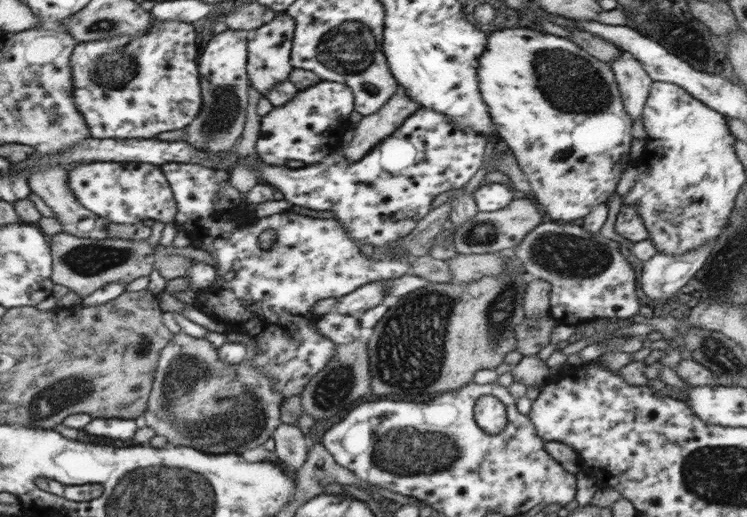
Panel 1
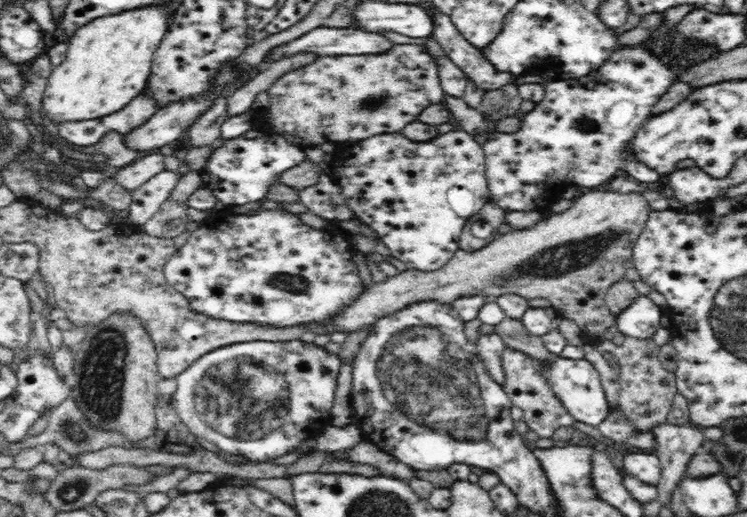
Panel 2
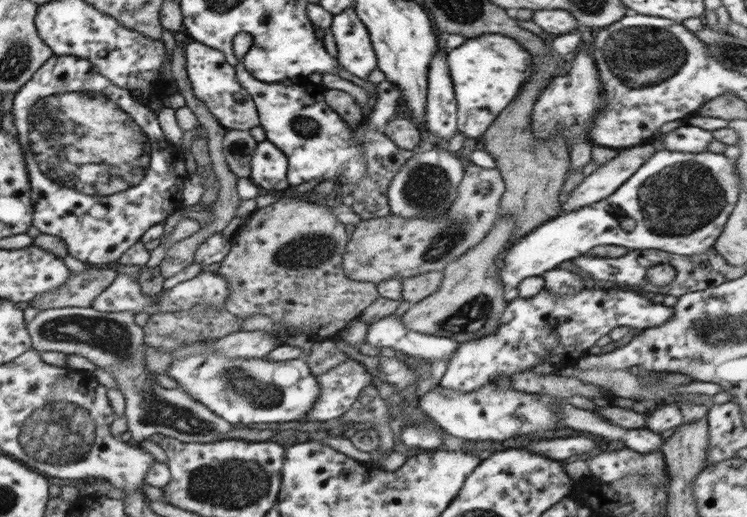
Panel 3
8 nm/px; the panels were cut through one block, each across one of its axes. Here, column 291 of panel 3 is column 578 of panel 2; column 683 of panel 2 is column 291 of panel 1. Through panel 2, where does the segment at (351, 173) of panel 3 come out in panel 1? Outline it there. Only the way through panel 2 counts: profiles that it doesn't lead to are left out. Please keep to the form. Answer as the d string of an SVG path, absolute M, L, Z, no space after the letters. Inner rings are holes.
M277 13L272 20L266 24L248 31L246 40L248 40L248 58L247 74L250 83L262 97L269 94L270 88L274 84L280 84L288 80L293 66L291 63L291 48L296 22L292 16L285 13Z

